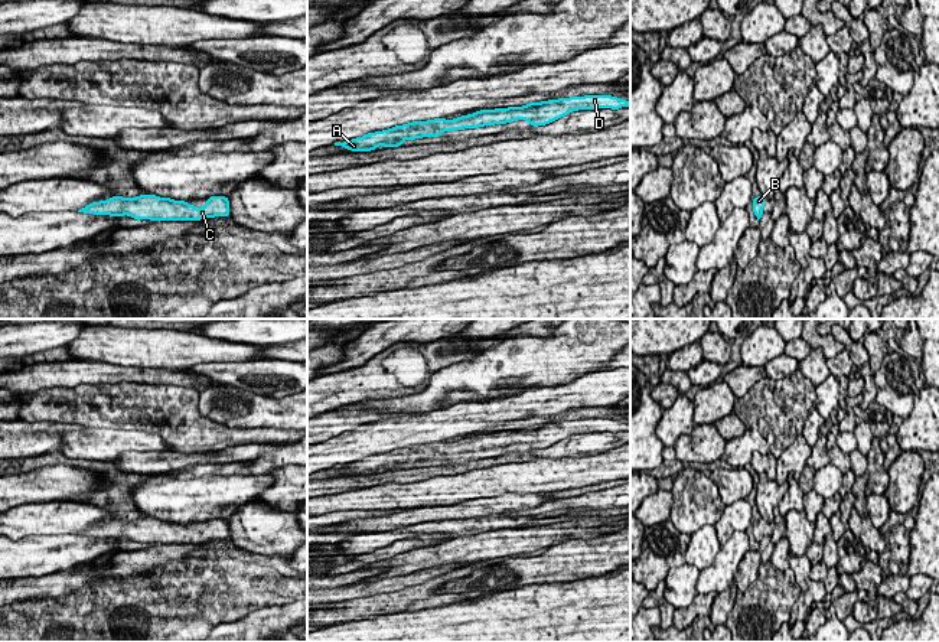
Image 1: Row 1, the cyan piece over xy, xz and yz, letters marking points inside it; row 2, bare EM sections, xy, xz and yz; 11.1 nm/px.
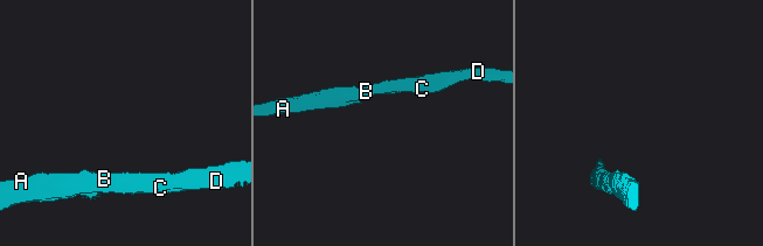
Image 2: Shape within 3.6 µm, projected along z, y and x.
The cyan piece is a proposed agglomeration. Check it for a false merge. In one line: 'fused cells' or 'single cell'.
single cell

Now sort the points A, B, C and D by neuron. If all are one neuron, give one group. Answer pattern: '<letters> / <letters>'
A B C D

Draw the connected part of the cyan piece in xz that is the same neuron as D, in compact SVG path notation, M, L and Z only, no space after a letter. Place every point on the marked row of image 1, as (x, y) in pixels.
M584 95L548 100L541 102L534 101L522 107L480 110L453 120L434 118L427 121L413 121L408 124L395 126L388 130L368 133L362 137L356 137L343 143L335 143L335 146L340 146L352 151L371 151L376 150L378 146L400 147L402 146L404 140L440 137L443 131L479 128L485 126L506 124L518 120L526 120L532 127L538 127L550 124L563 115L578 110L619 110L622 107L630 107L630 101L612 95Z

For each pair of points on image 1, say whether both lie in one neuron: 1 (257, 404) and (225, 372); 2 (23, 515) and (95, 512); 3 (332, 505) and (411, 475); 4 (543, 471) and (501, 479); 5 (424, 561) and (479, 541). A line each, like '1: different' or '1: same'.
1: different
2: same
3: different
4: same
5: same

